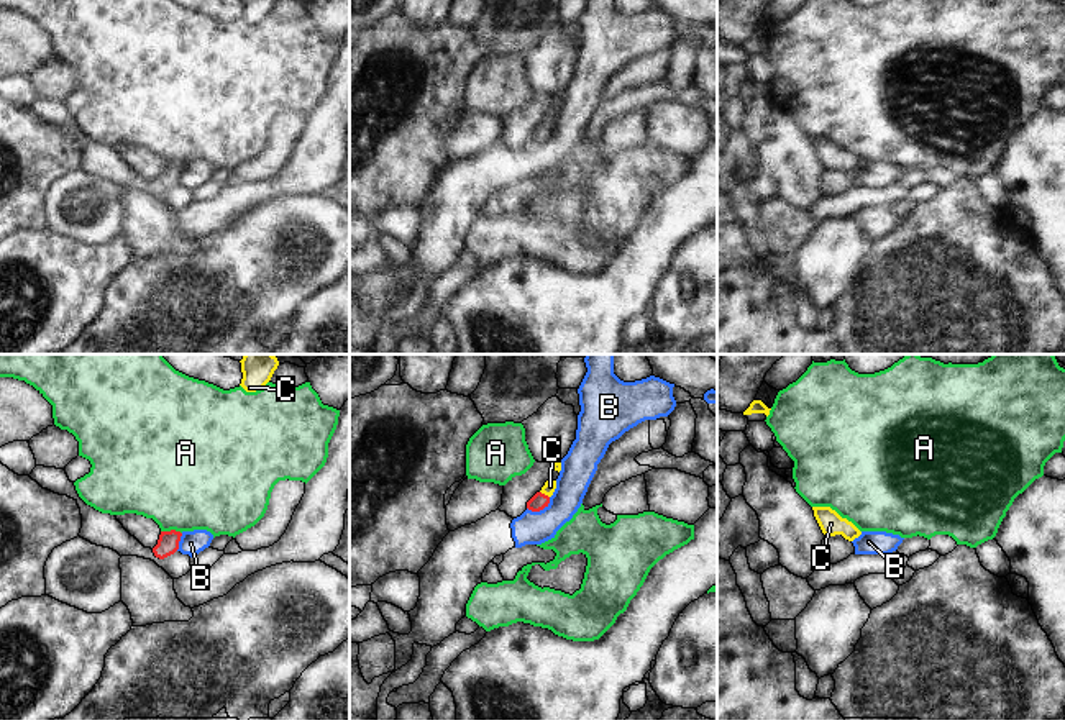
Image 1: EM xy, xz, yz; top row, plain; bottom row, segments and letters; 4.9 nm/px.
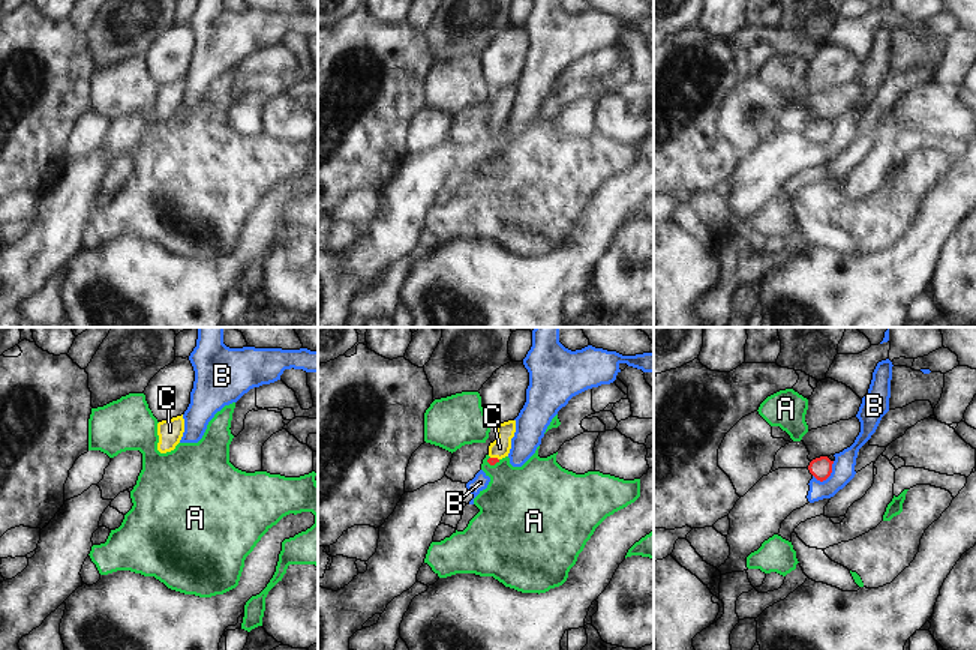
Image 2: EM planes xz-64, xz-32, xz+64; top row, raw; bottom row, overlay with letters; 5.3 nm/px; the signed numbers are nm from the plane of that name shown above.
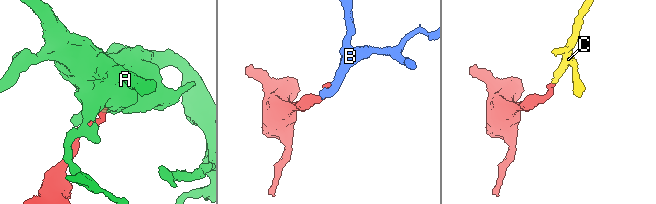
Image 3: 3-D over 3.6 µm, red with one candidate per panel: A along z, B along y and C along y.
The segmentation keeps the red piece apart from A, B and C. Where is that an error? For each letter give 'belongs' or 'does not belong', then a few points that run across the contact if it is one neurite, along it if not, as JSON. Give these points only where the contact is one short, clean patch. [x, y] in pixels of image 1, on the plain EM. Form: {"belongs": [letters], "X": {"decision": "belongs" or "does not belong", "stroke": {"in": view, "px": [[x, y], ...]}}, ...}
{"belongs": ["C"], "A": {"decision": "does not belong", "stroke": {"in": "xy", "px": [[161, 163], [178, 163], [181, 166]]}}, "B": {"decision": "does not belong", "stroke": {"in": "xz", "px": [[550, 130], [542, 141], [527, 141]]}}, "C": {"decision": "belongs", "stroke": {"in": "xz", "px": [[539, 133], [543, 127], [550, 118]]}}}

